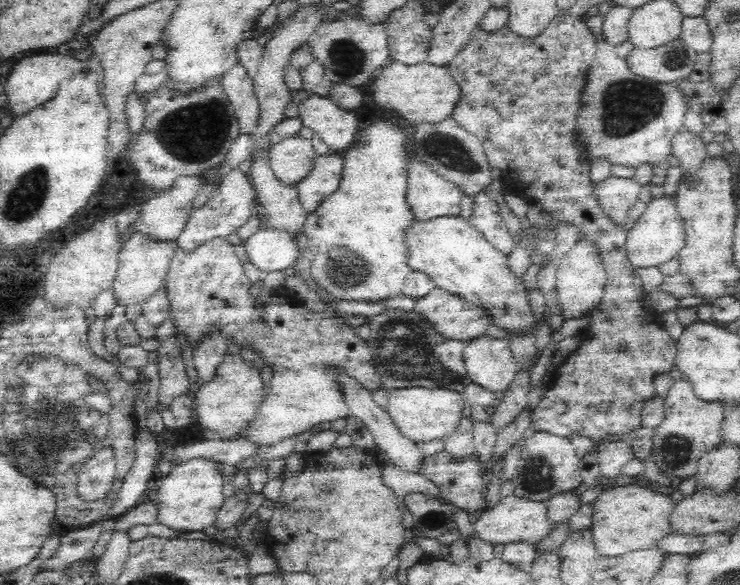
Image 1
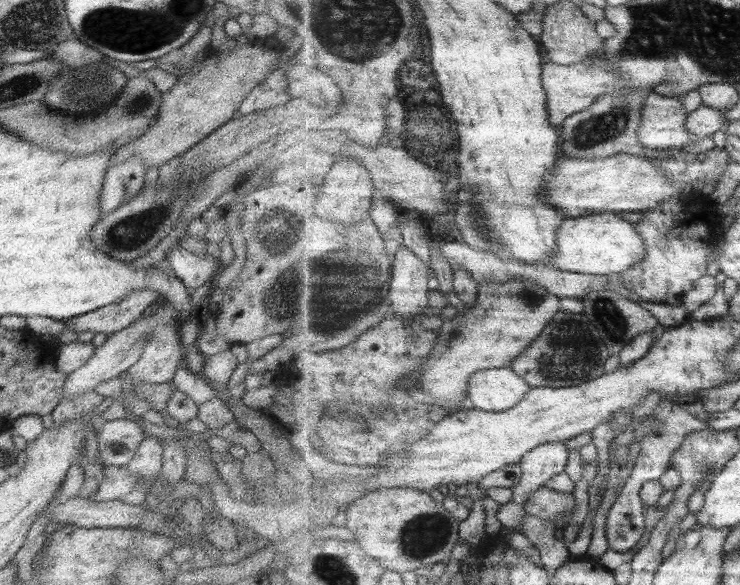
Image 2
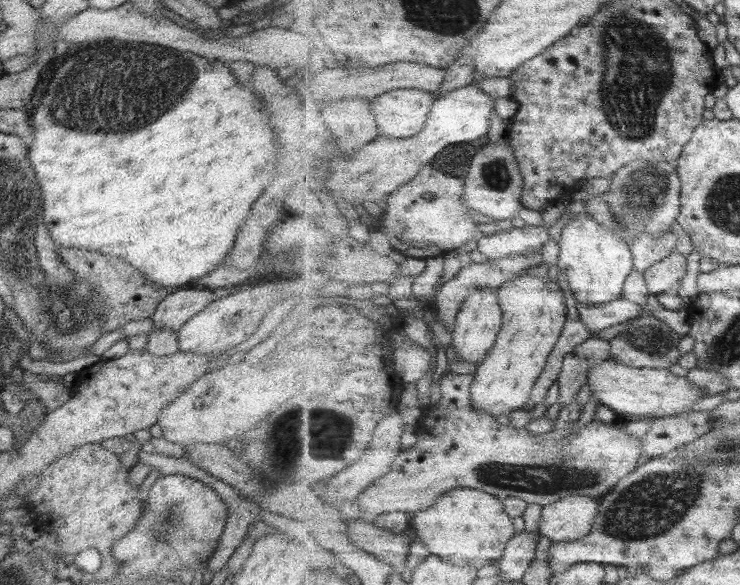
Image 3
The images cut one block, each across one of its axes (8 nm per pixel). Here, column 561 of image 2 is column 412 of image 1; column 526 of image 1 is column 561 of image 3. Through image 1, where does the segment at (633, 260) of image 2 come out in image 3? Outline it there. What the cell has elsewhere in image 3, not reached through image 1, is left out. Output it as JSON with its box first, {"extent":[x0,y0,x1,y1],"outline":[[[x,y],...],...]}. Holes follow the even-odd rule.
{"extent":[472,275,567,416],"outline":[[[521,275],[513,282],[505,282],[499,292],[500,303],[504,310],[504,323],[501,334],[498,334],[496,345],[488,352],[487,358],[481,361],[475,372],[472,384],[472,403],[476,410],[488,412],[491,416],[510,416],[511,412],[528,408],[536,382],[544,373],[557,341],[562,335],[567,318],[567,306],[563,292],[549,278]]]}

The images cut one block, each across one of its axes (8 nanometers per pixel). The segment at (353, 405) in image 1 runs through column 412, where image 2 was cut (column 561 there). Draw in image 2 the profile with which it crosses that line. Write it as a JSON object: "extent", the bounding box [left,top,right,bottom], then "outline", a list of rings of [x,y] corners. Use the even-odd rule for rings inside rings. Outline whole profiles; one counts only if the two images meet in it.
{"extent":[512,441,569,506],"outline":[[[567,441],[548,442],[529,451],[520,462],[523,468],[523,478],[521,483],[512,489],[515,494],[512,502],[521,506],[525,505],[533,493],[537,493],[539,489],[546,487],[551,479],[564,472],[567,462],[569,462]]]}

